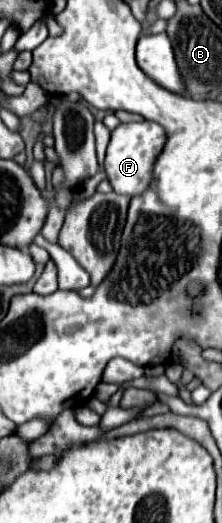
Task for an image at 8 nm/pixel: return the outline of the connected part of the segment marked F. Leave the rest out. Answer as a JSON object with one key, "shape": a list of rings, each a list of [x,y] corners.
{"shape":[[[140,121],[140,123],[118,125],[112,131],[112,139],[104,161],[104,169],[108,173],[108,181],[112,189],[120,195],[130,195],[130,197],[146,191],[152,179],[152,165],[160,155],[160,151],[164,149],[164,143],[166,143],[166,133],[158,123]]]}

